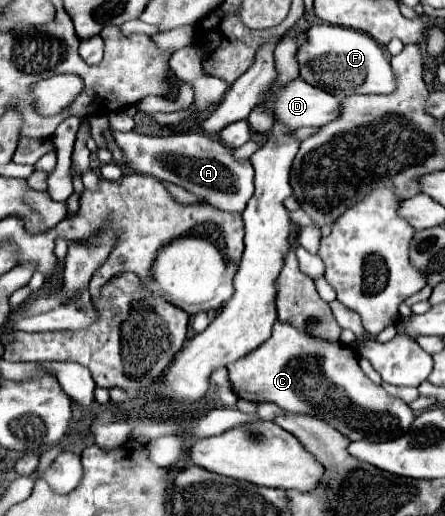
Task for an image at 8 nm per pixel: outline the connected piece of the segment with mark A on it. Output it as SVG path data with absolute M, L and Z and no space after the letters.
M112 133L118 149L126 159L126 167L134 173L152 175L158 181L168 181L180 185L206 203L222 211L244 211L244 205L254 193L254 169L250 161L238 163L232 159L232 151L220 141L210 139L204 133L178 133L170 137L148 137L138 133Z

